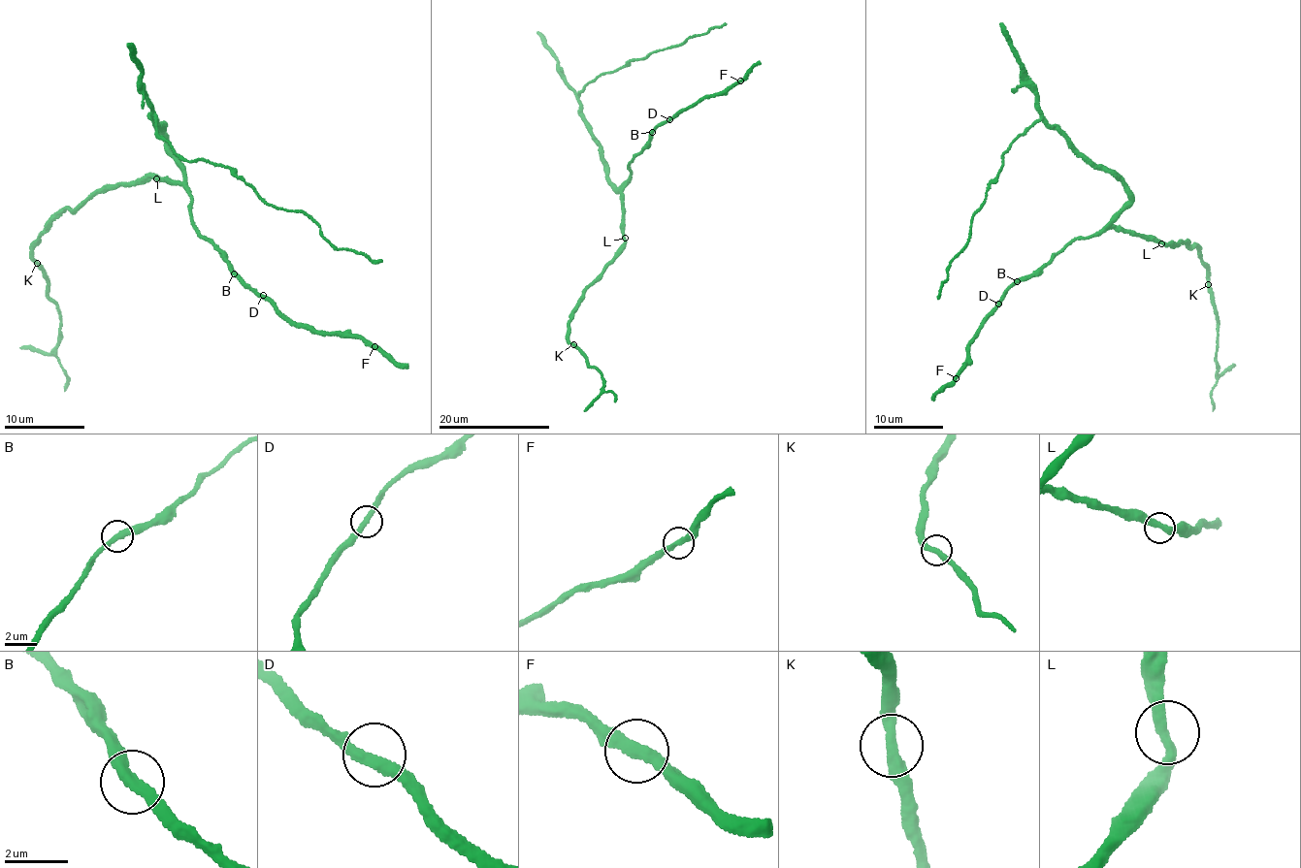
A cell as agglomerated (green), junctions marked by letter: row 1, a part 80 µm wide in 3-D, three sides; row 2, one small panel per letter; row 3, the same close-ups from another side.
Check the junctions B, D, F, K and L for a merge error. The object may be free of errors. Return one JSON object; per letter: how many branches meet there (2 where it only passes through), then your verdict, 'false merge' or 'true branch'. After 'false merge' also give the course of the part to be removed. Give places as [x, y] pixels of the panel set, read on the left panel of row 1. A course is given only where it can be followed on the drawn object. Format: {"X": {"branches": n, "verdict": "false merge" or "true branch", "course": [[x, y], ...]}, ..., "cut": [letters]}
{"B": {"branches": 2, "verdict": "true branch"}, "D": {"branches": 2, "verdict": "true branch"}, "F": {"branches": 2, "verdict": "true branch"}, "K": {"branches": 2, "verdict": "true branch"}, "L": {"branches": 2, "verdict": "true branch"}, "cut": []}

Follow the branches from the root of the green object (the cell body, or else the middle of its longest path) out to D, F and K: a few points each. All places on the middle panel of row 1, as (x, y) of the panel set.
D: (624, 182), (631, 176), (630, 161), (647, 146), (652, 129), (669, 119)
F: (624, 182), (631, 176), (630, 161), (647, 146), (649, 135), (656, 125), (702, 99), (722, 94), (740, 80)
K: (624, 182), (627, 181), (622, 191), (625, 241), (587, 287), (573, 312), (567, 336), (572, 344)

